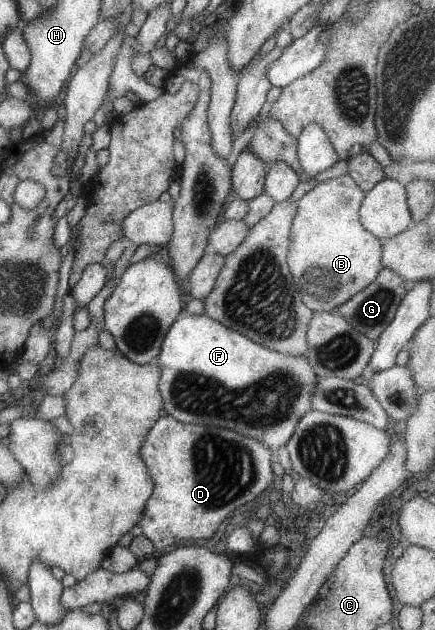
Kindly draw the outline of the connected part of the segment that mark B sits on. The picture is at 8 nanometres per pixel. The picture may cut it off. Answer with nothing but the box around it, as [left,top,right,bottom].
[287,174,382,313]

